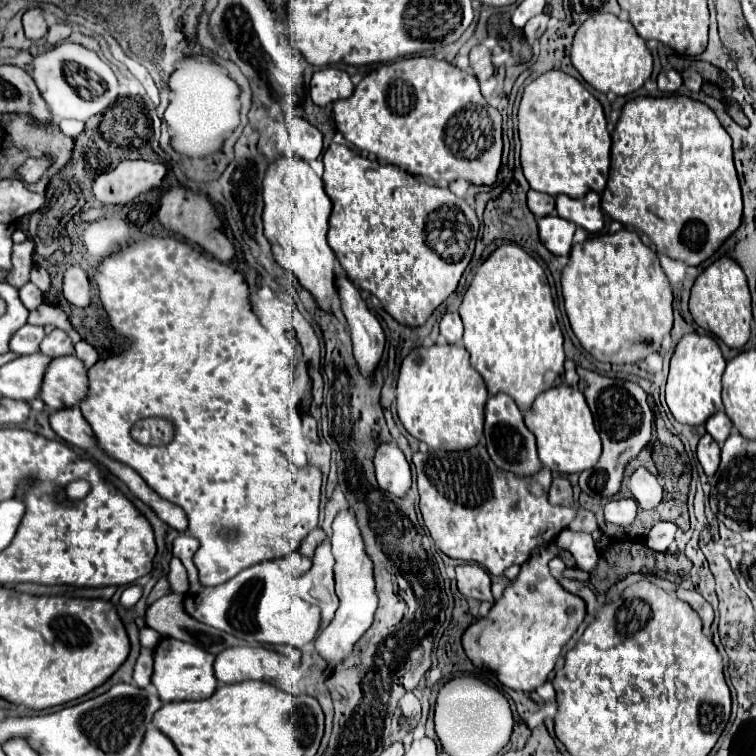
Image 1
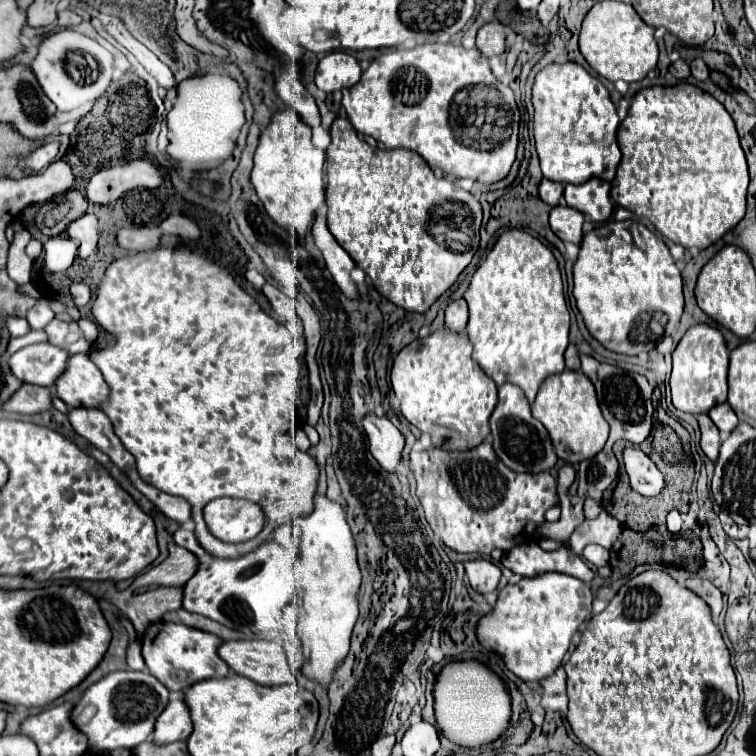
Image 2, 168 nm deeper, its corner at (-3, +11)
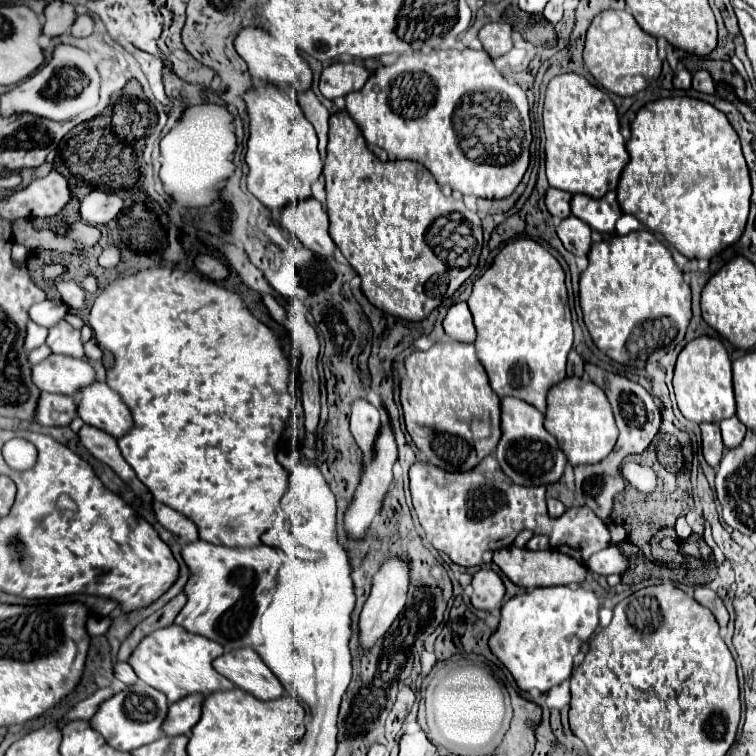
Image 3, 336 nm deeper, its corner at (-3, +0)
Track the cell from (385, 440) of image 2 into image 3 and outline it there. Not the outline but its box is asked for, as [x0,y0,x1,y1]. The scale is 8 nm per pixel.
[350,398,380,458]

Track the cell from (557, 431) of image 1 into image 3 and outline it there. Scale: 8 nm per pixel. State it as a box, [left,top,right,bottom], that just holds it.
[544,376,618,466]

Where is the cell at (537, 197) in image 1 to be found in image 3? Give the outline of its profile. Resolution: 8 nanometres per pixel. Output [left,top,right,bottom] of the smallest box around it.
[546,188,570,220]

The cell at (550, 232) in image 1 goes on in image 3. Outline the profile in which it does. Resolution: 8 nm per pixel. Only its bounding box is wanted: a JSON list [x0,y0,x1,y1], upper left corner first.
[556,216,590,256]

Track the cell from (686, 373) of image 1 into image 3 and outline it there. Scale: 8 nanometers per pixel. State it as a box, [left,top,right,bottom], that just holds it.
[674,336,736,424]

